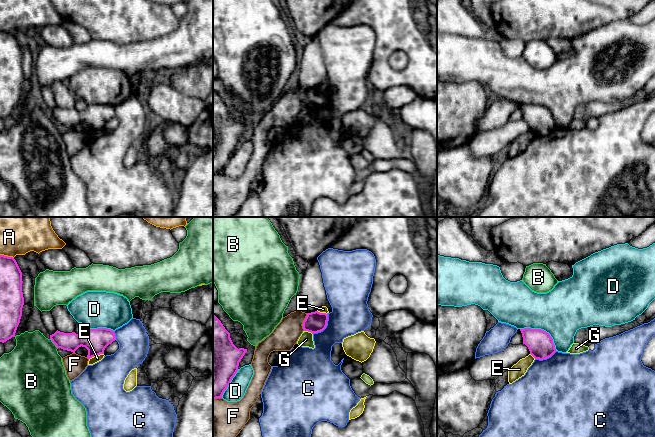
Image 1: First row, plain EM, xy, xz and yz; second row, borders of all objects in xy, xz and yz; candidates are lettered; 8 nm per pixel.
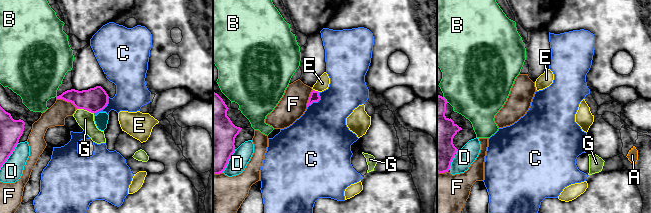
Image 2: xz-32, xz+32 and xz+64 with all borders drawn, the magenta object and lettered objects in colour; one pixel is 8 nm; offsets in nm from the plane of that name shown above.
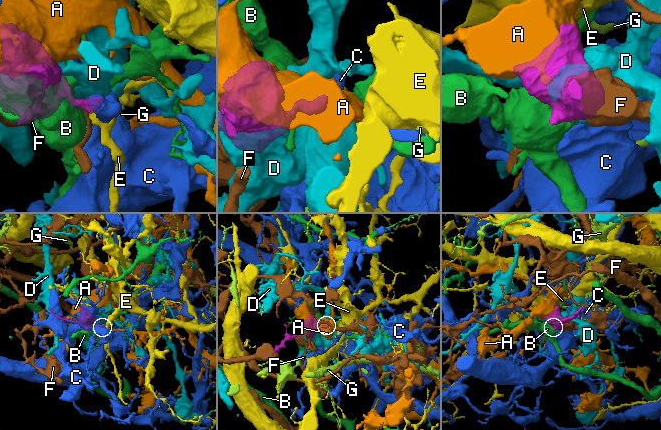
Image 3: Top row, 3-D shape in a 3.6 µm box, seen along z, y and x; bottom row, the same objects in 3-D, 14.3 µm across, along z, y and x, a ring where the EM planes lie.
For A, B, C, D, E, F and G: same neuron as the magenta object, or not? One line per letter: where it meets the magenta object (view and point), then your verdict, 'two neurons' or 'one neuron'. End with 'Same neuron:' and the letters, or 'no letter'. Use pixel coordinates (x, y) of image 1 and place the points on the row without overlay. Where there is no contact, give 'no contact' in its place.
A: xy (7, 32) | two neurons
B: xy (53, 118) | two neurons
C: xz (326, 101) | two neurons
D: yz (543, 106) | two neurons
E: xy (96, 130) | two neurons
F: xz (303, 98) | two neurons
G: xz (308, 107) | two neurons
Same neuron: no letter

